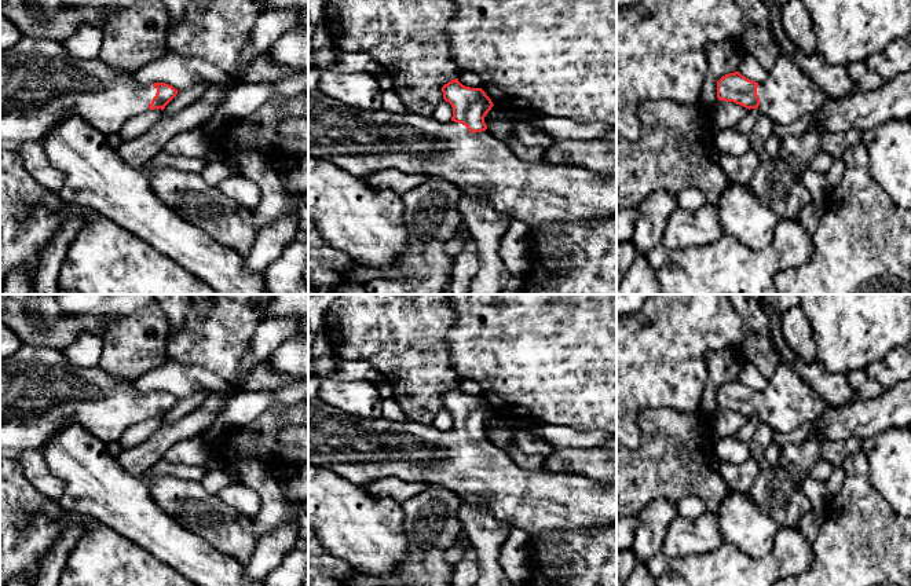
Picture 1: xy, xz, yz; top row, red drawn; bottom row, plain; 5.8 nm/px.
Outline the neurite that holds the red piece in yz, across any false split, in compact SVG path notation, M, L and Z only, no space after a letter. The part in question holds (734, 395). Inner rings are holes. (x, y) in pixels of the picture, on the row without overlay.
M780 363L768 378L768 387L764 391L751 389L739 380L722 384L717 389L717 406L718 409L733 410L749 418L758 417L773 432L790 433L805 422L813 424L822 417L828 404L790 365Z

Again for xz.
M454 387L442 395L442 400L453 415L453 425L446 431L433 424L396 422L384 417L358 418L323 403L318 396L308 398L308 465L329 469L362 487L381 479L438 484L473 506L486 508L495 519L523 530L528 538L549 531L605 528L617 524L617 484L592 480L570 470L522 469L487 437L484 425L494 413L482 396L465 395Z

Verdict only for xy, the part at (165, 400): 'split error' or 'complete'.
split error

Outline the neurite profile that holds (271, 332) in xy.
M266 316L255 330L248 356L242 362L248 370L257 360L270 359L274 351L289 337L300 332L301 316Z

